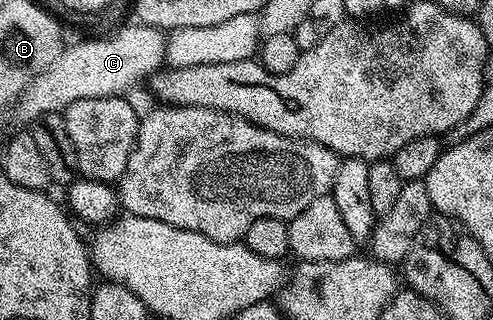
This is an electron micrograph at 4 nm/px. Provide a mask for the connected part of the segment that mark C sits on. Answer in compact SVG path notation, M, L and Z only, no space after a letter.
M124 23L107 35L96 35L77 45L69 44L60 57L20 94L18 110L25 123L31 123L44 113L63 113L65 107L78 99L118 97L127 94L136 84L148 78L165 64L165 34L161 30L139 23Z

